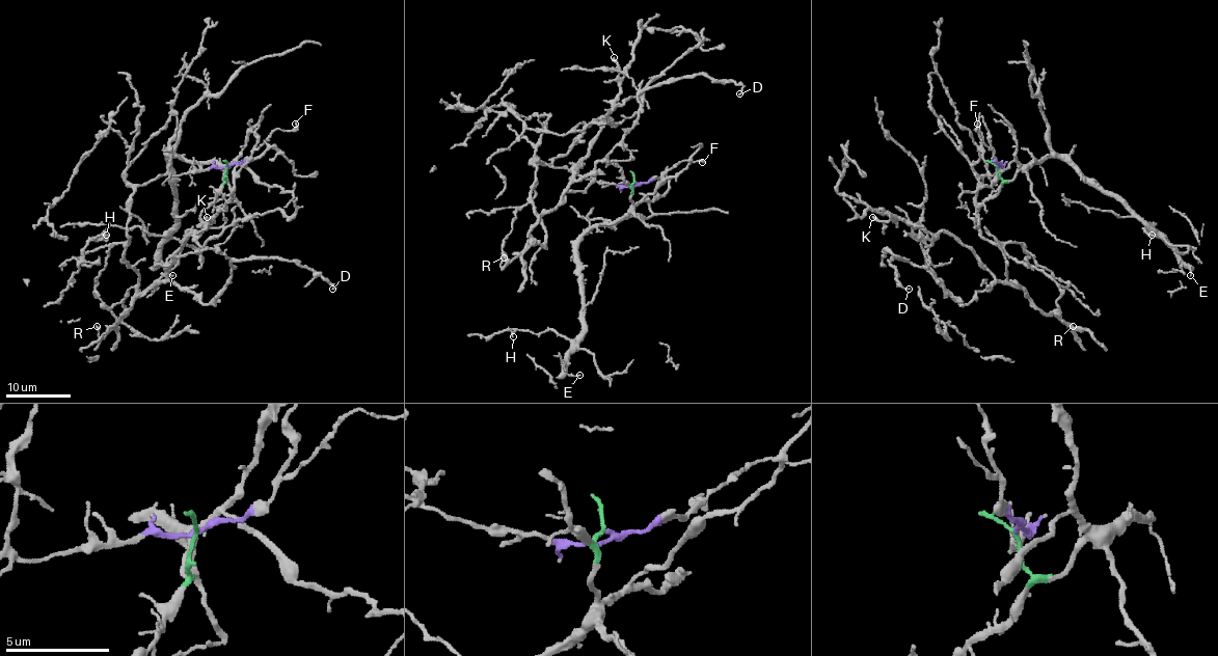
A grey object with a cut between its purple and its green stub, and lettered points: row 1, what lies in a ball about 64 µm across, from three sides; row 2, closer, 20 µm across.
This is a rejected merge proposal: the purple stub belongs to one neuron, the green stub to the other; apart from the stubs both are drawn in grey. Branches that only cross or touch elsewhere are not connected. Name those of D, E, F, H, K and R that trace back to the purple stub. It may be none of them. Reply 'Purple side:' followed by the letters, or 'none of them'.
Purple side: D, F, K, R

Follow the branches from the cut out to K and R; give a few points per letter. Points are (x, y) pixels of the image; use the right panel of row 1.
K: (997, 166), (976, 197), (979, 234), (1057, 285), (1057, 308), (1048, 312), (953, 237), (872, 217)
R: (997, 166), (976, 197), (979, 234), (1043, 271), (1057, 285), (1057, 316), (1075, 337), (1072, 326)

